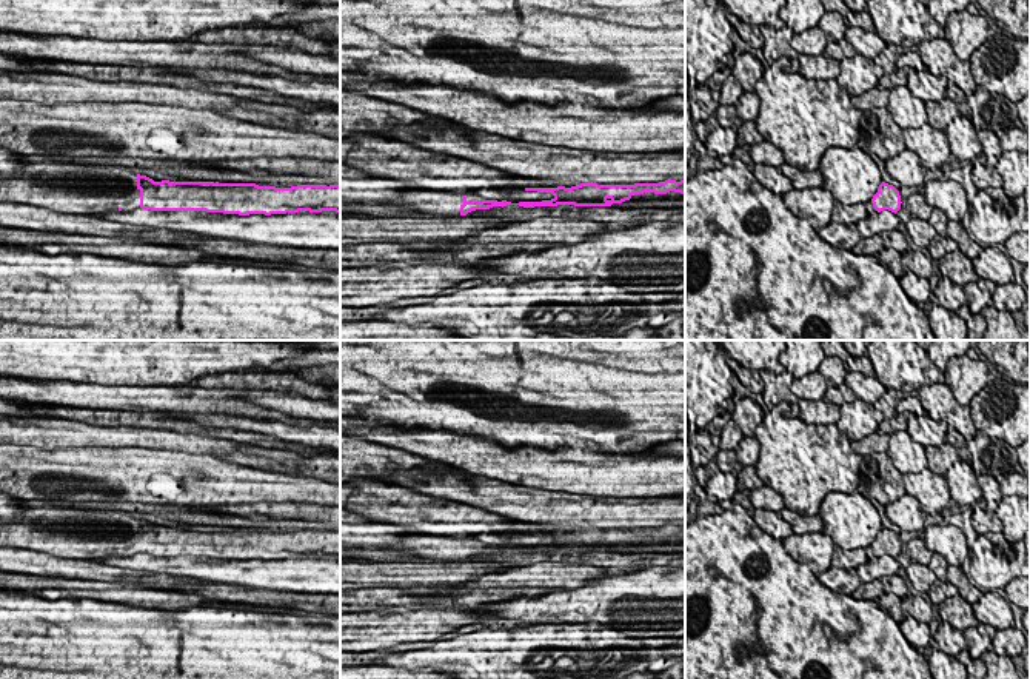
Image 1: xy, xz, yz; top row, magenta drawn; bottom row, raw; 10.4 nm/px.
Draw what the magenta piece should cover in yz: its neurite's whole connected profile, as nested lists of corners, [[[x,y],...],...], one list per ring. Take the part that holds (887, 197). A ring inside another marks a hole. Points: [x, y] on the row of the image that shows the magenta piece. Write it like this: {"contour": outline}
{"contour": [[[882,182],[878,192],[873,196],[871,203],[878,212],[888,209],[896,214],[901,209],[902,202],[899,191],[893,185]]]}

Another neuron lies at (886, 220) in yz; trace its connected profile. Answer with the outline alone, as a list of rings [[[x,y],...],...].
[[[871,202],[865,203],[865,209],[867,217],[856,223],[861,237],[881,236],[884,231],[899,229],[901,219],[895,212],[888,209],[878,212]]]

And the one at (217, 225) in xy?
[[[151,211],[117,212],[117,222],[209,236],[216,242],[237,239],[246,243],[294,248],[340,249],[340,212],[286,212],[286,214],[223,214],[206,211]]]

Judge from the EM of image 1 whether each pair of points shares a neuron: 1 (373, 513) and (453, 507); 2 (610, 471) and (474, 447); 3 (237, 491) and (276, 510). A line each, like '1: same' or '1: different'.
1: same
2: same
3: different

